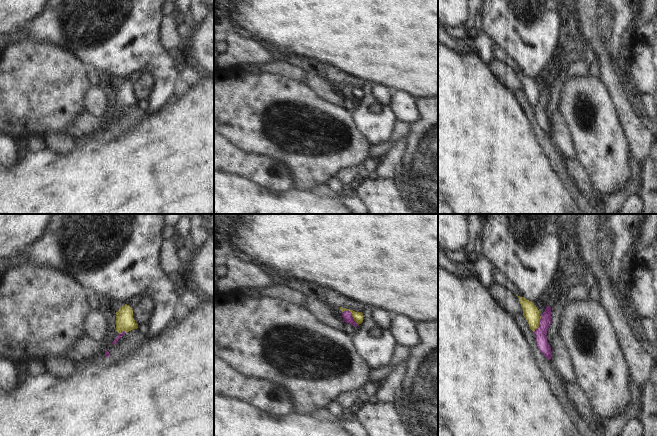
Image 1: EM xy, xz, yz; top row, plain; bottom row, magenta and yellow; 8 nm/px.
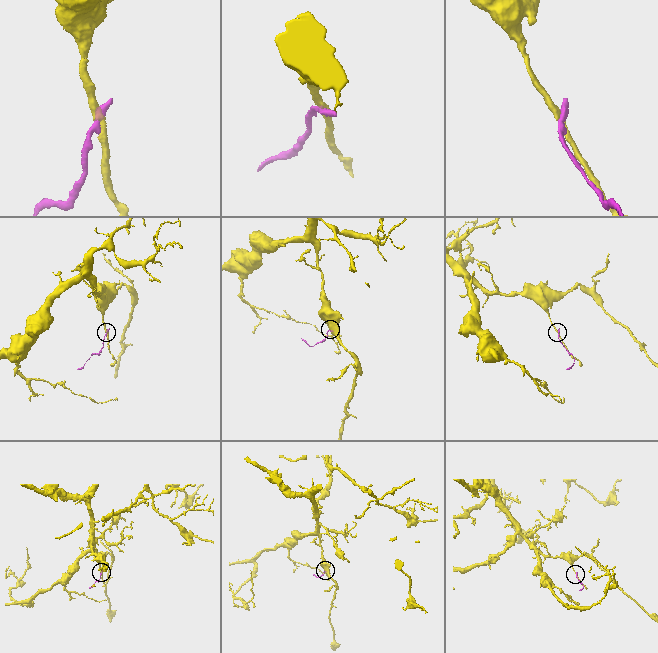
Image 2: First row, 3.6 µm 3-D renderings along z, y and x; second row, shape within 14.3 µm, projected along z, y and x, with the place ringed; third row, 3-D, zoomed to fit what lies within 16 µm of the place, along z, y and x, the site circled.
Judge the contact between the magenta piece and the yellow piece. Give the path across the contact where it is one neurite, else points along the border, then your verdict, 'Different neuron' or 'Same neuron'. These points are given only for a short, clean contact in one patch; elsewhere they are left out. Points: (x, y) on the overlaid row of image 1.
Boundary: xz (343, 311), (348, 310), (358, 324). Different neuron

